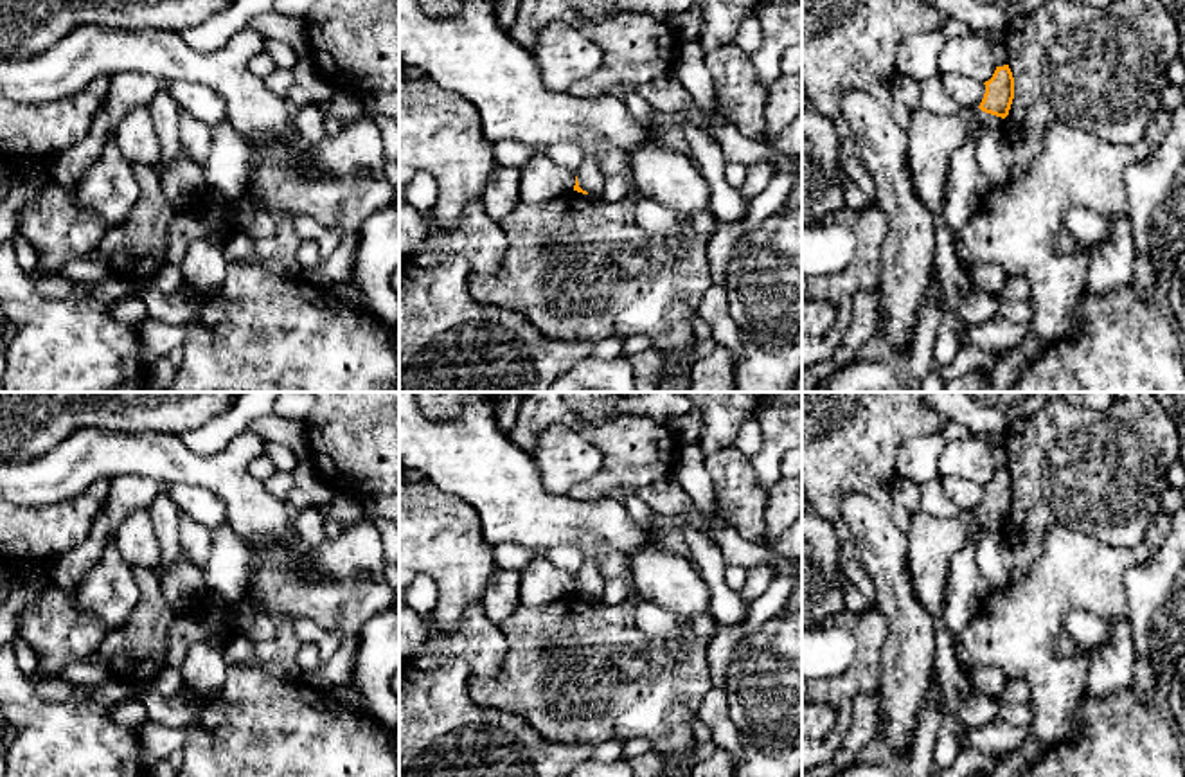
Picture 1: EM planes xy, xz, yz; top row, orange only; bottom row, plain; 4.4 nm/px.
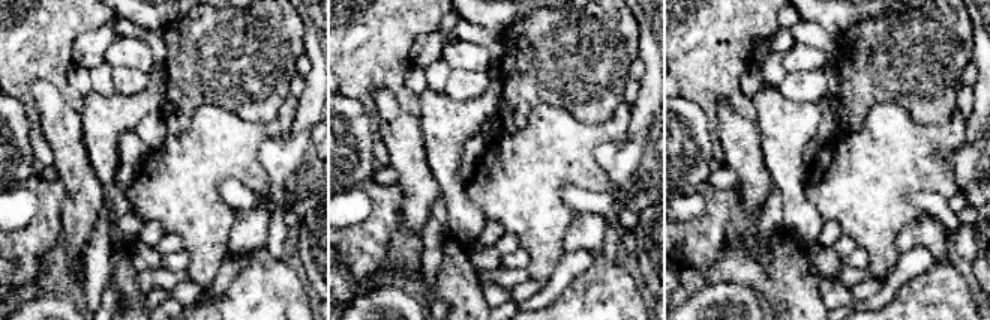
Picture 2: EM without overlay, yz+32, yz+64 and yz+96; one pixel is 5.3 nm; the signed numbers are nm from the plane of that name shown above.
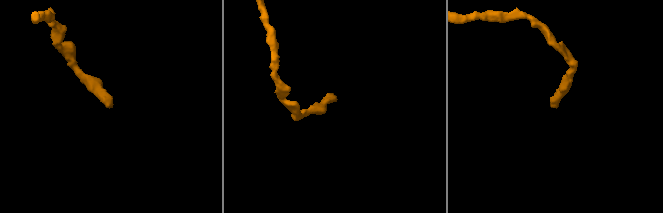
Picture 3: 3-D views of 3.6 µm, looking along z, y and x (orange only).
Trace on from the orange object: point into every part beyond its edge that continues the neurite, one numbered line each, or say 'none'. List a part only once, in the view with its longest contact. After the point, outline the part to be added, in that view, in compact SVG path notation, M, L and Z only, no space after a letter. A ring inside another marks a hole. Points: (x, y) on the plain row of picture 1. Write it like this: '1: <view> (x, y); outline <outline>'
1: yz (932, 542); outline M921 509L910 514L910 527L906 531L908 577L917 599L935 622L942 615L953 554L969 541L980 541L985 534L1002 531L1002 520L982 513L969 525L958 518L939 518Z

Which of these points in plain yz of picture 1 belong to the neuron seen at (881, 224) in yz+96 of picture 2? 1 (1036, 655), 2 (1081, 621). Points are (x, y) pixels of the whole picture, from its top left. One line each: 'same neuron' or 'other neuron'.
1: same neuron
2: other neuron

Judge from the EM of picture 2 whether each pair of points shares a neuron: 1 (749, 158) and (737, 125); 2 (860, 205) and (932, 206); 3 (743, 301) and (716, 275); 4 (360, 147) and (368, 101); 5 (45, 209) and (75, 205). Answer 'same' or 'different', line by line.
1: same
2: different
3: different
4: different
5: different

